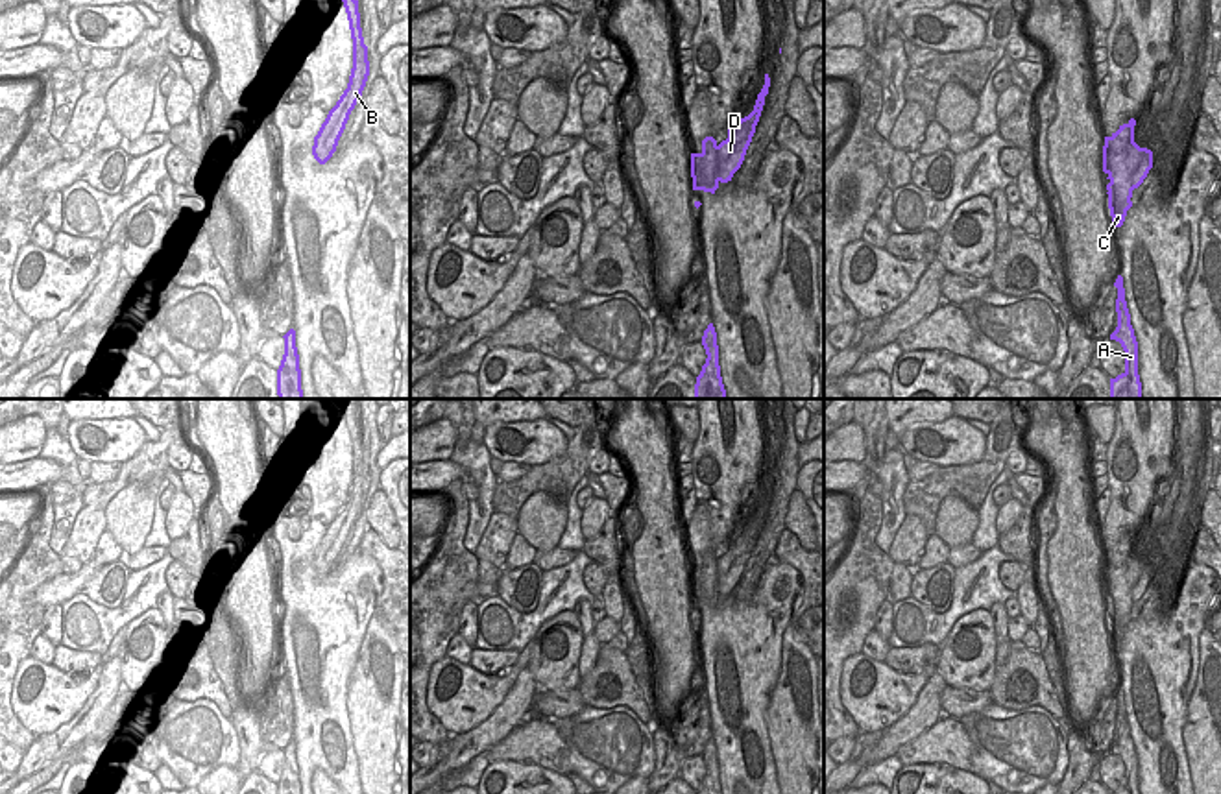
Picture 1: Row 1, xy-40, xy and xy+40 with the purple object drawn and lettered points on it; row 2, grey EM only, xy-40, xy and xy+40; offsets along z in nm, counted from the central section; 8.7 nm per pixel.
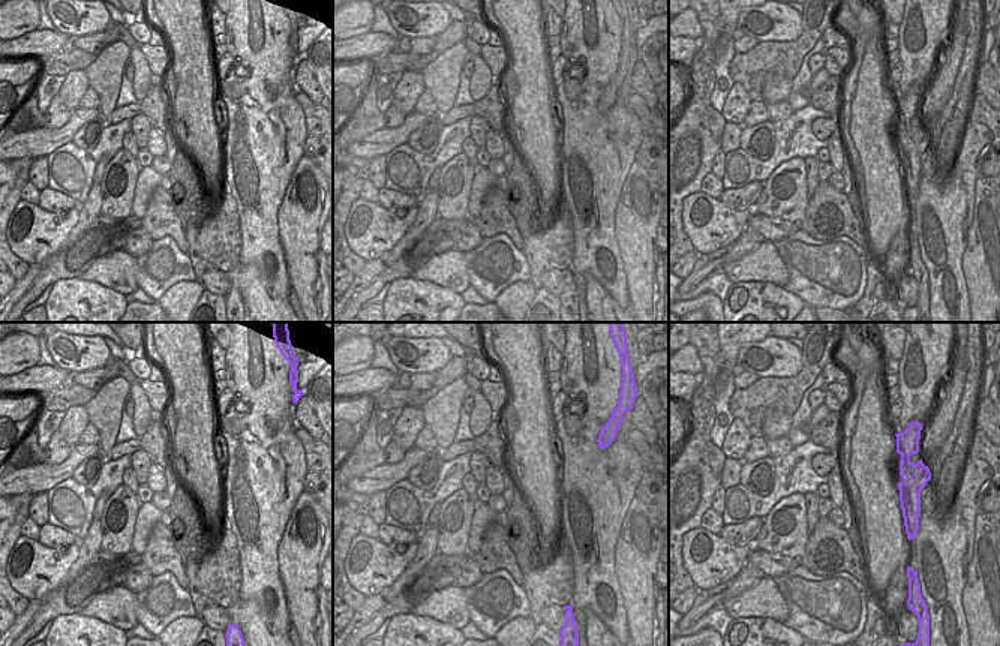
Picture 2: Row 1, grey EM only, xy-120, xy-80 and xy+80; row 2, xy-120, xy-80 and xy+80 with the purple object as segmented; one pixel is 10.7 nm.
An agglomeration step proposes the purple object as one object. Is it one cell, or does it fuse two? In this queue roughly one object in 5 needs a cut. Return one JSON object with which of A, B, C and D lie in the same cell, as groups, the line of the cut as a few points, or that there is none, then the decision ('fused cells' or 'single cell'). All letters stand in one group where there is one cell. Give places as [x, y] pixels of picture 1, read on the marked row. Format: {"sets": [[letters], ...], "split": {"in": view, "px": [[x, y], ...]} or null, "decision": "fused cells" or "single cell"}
{"sets": [["A", "C"], ["B", "D"]], "split": {"in": "xy+40", "px": [[1135, 143], [1129, 150], [1133, 189]]}, "decision": "fused cells"}

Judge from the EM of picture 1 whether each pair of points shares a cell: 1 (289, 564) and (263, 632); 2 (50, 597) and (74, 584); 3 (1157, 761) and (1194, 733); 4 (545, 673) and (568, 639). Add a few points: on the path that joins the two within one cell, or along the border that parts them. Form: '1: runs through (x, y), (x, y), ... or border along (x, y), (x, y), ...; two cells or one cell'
1: border along (276, 567), (278, 634), (281, 637); two cells
2: runs through (56, 591), (69, 586); one cell
3: border along (1190, 698), (1183, 728), (1188, 774); two cells
4: runs through (555, 663), (558, 647); one cell

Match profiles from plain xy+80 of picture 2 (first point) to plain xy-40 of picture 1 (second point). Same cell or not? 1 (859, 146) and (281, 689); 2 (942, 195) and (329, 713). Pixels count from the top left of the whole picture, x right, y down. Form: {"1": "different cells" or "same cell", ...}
{"1": "different cells", "2": "same cell"}

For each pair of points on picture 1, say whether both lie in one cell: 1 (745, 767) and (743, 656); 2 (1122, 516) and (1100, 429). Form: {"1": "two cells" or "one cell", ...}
{"1": "one cell", "2": "two cells"}

